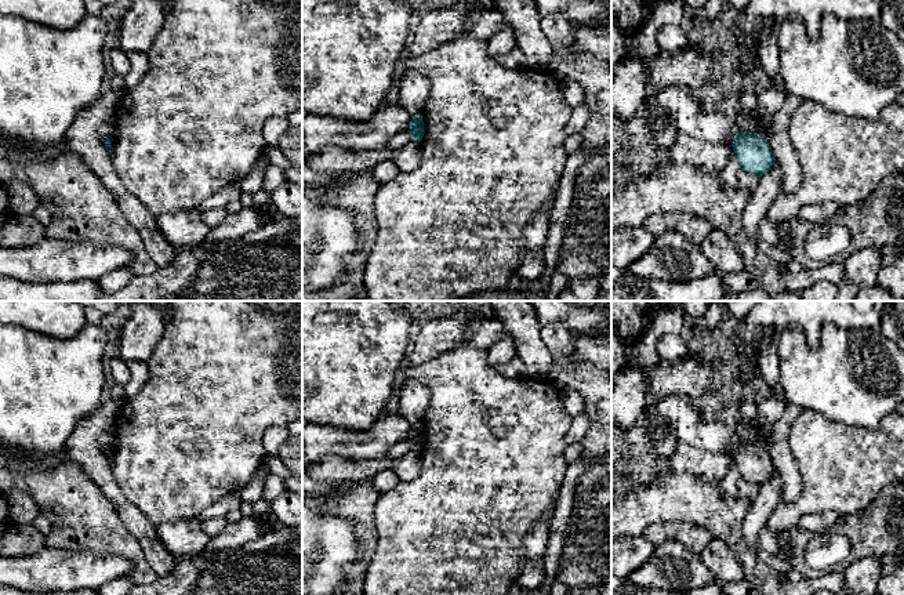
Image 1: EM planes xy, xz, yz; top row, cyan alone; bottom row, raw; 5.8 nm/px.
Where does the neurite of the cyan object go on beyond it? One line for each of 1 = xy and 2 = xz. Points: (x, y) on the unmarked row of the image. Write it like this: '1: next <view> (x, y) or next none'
1: next none
2: next none

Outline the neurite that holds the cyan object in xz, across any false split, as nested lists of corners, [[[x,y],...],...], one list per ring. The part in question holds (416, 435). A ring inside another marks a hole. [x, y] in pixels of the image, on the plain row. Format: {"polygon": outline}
{"polygon": [[[414,424],[409,436],[411,442],[411,449],[415,451],[421,451],[424,446],[424,431],[421,424]]]}

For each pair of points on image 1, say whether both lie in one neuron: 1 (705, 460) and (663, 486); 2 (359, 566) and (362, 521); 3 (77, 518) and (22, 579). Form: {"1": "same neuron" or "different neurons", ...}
{"1": "different neurons", "2": "same neuron", "3": "different neurons"}

